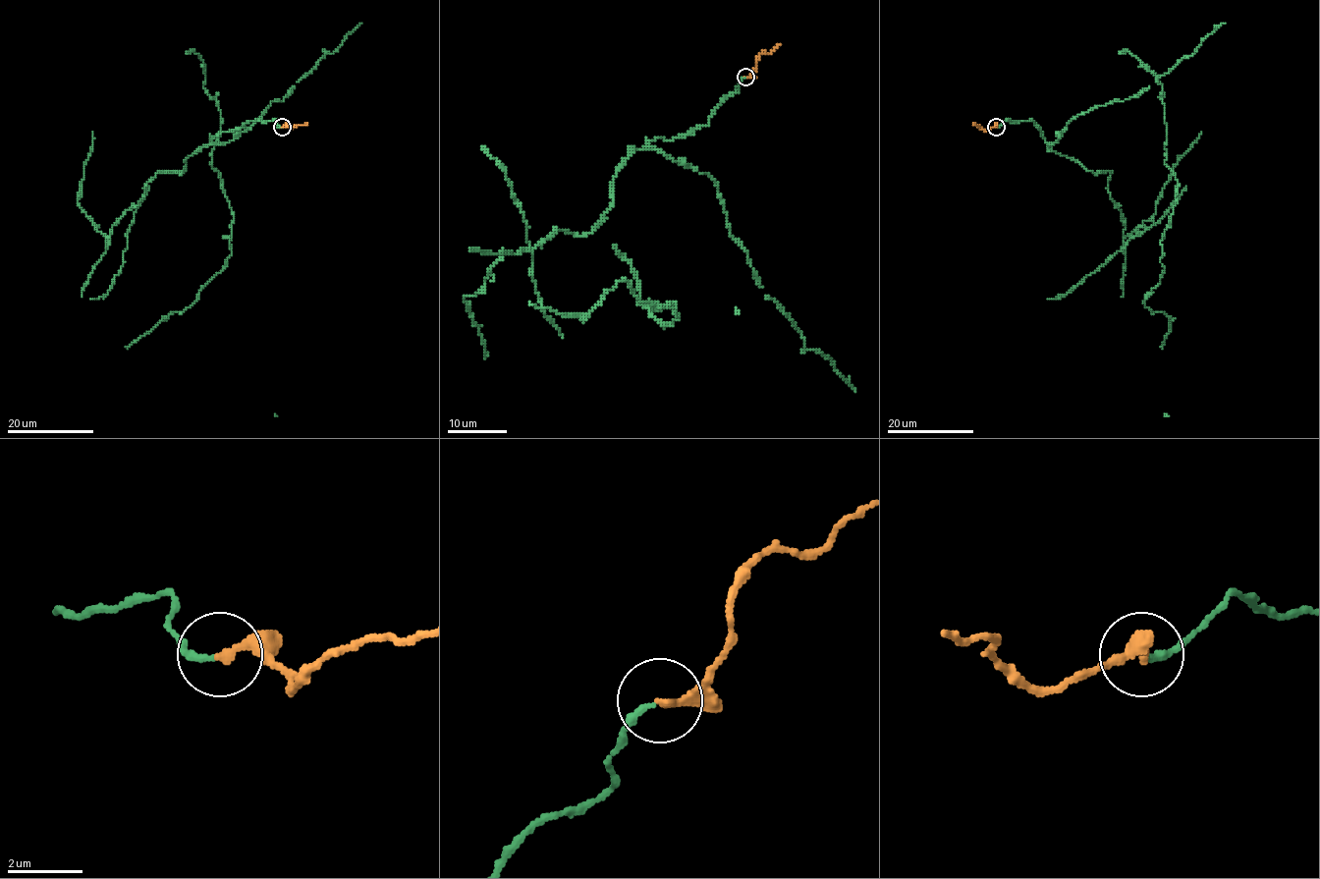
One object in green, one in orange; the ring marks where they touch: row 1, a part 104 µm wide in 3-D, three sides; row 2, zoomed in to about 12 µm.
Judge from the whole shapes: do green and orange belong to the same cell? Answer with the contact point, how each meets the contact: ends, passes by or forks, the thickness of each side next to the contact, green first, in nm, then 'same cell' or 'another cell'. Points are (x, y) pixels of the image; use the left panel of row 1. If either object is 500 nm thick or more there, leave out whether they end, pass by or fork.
place (282, 127); green ends; orange ends; calibres 170 and 240 nm; same cell

